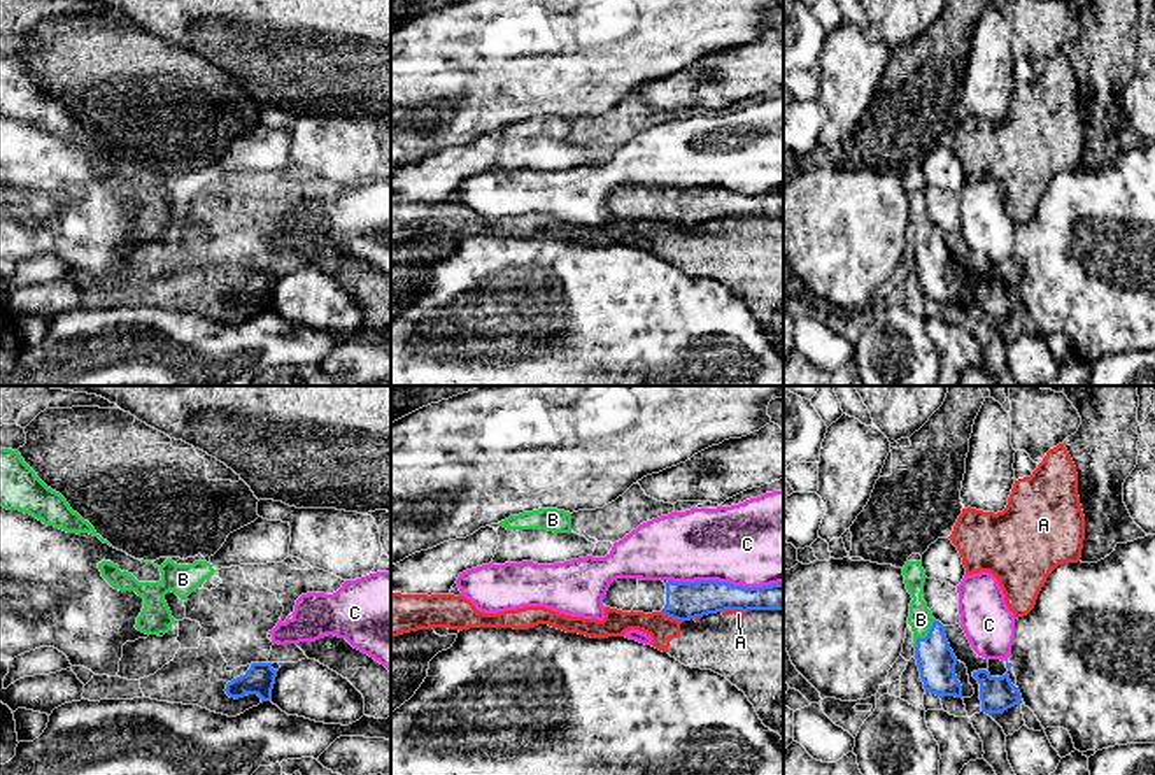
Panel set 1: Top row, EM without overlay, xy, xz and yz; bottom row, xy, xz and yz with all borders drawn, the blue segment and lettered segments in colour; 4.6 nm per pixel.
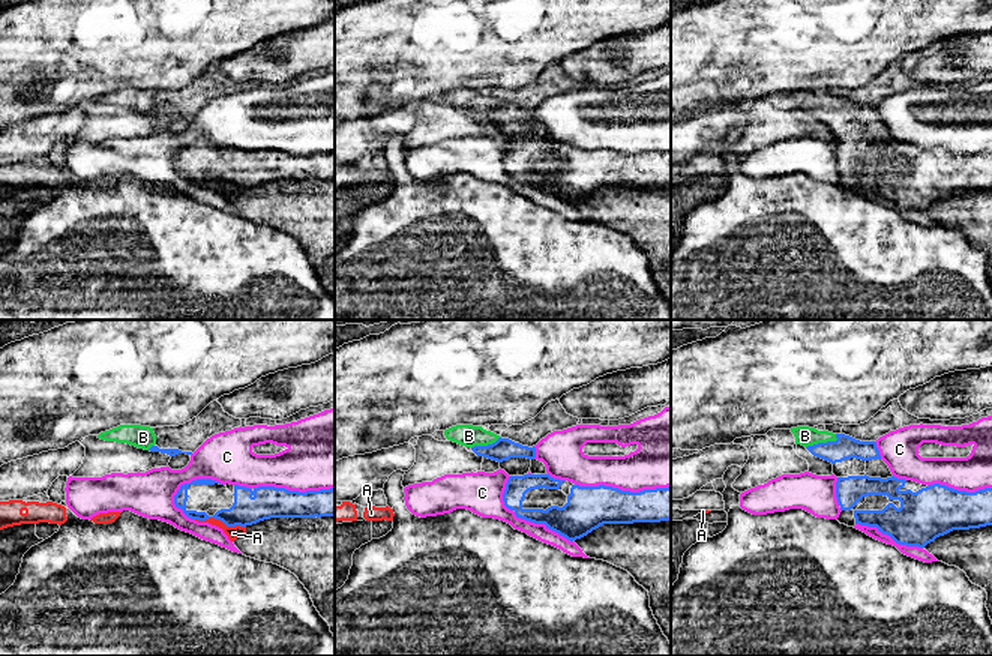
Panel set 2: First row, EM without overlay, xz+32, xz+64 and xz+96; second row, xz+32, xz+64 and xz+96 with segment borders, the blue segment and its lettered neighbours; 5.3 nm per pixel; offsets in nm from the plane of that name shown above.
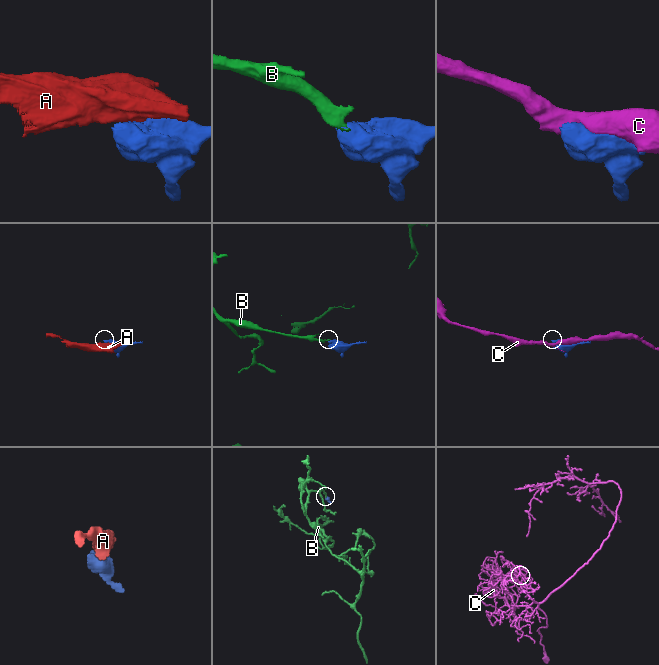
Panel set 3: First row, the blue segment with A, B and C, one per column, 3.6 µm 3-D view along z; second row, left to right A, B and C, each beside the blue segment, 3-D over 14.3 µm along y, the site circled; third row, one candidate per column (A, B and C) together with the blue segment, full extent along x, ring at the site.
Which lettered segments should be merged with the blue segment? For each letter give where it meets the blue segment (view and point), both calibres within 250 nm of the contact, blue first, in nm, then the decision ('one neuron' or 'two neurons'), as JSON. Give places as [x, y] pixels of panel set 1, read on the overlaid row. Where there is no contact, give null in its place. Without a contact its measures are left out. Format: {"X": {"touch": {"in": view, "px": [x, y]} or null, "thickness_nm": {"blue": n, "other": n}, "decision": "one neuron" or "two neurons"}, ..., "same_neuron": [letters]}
{"A": {"touch": {"in": "xz", "px": [672, 618]}, "thickness_nm": {"blue": 180, "other": 130}, "decision": "two neurons"}, "B": {"touch": {"in": "yz", "px": [928, 635]}, "thickness_nm": {"blue": 180, "other": 120}, "decision": "one neuron"}, "C": {"touch": {"in": "xz", "px": [722, 583]}, "thickness_nm": {"blue": 180, "other": 400}, "decision": "two neurons"}, "same_neuron": ["B"]}

